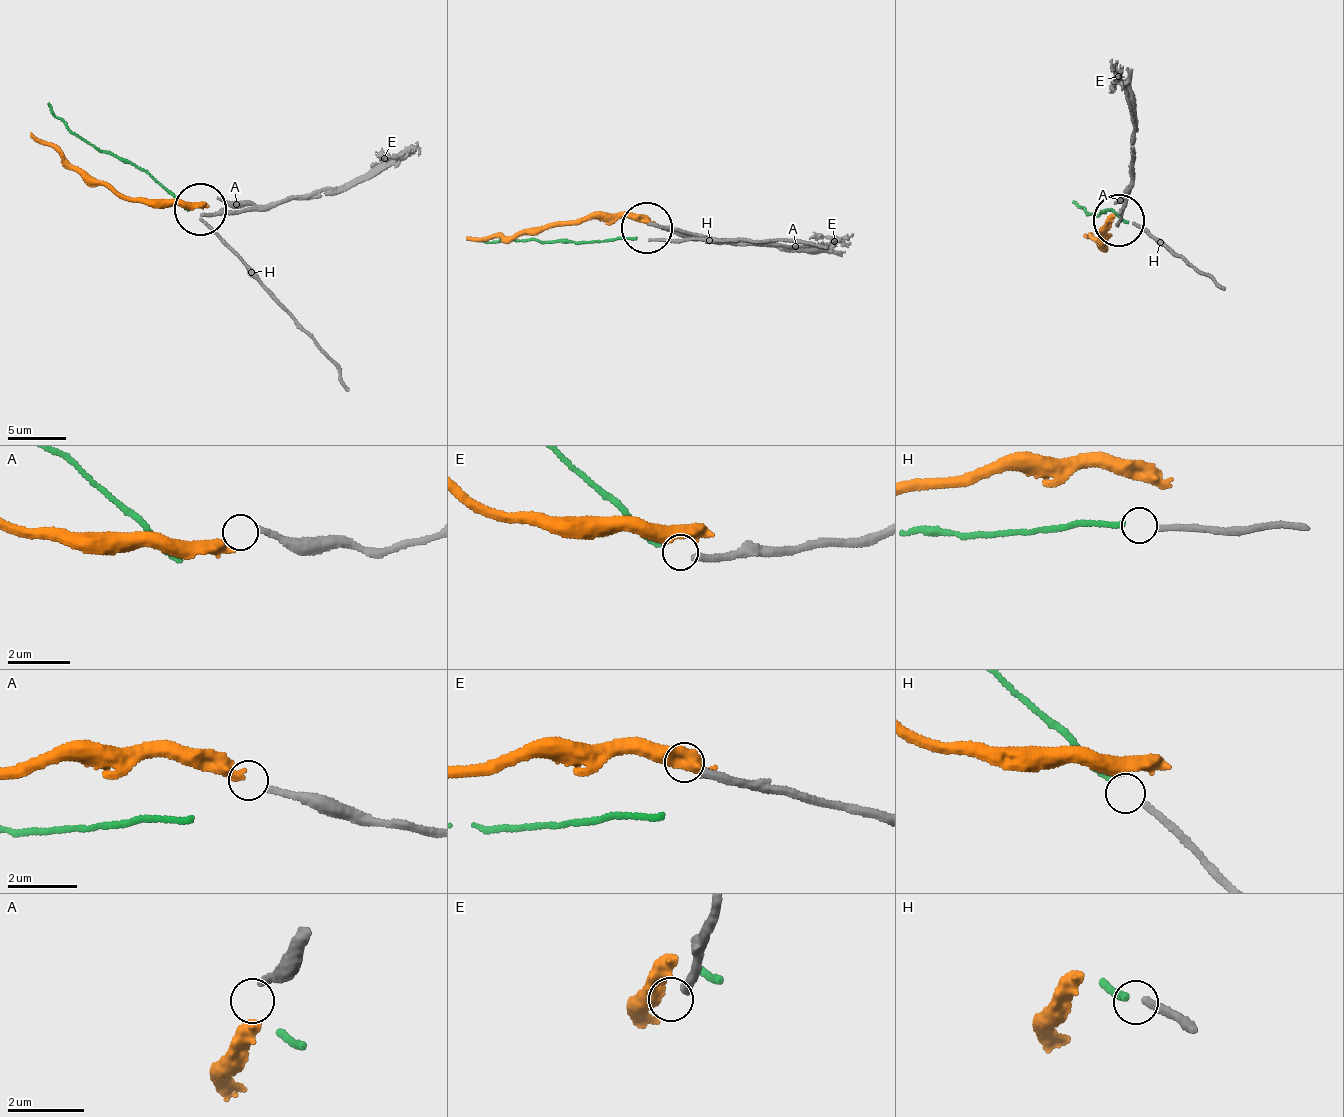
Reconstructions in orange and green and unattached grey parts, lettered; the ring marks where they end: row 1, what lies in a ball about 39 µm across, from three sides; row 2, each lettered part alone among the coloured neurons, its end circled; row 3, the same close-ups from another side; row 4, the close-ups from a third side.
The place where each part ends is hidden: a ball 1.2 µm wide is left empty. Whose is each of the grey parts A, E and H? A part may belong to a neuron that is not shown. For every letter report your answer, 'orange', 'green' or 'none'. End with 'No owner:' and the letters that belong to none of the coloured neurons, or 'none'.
A: none
E: none
H: none
No owner: A, E, H

